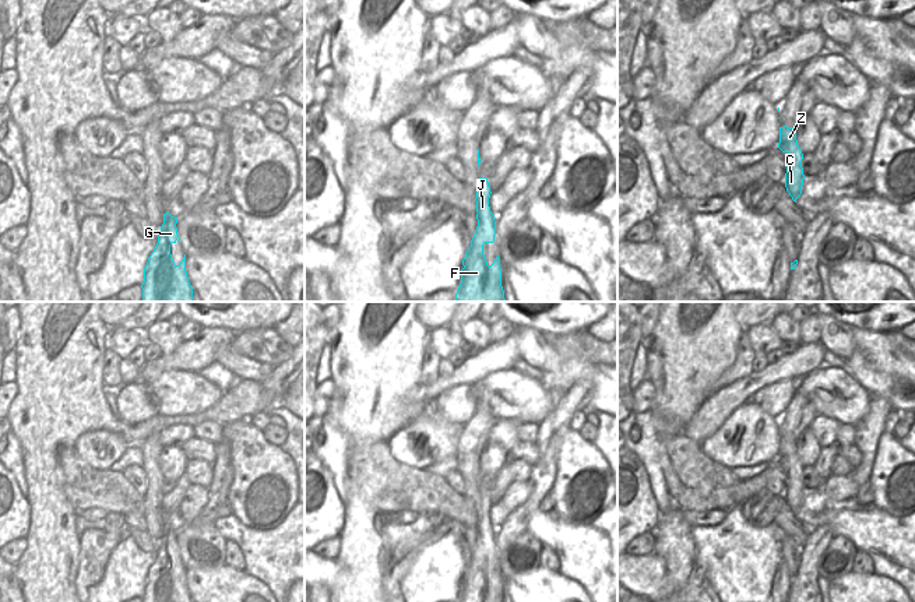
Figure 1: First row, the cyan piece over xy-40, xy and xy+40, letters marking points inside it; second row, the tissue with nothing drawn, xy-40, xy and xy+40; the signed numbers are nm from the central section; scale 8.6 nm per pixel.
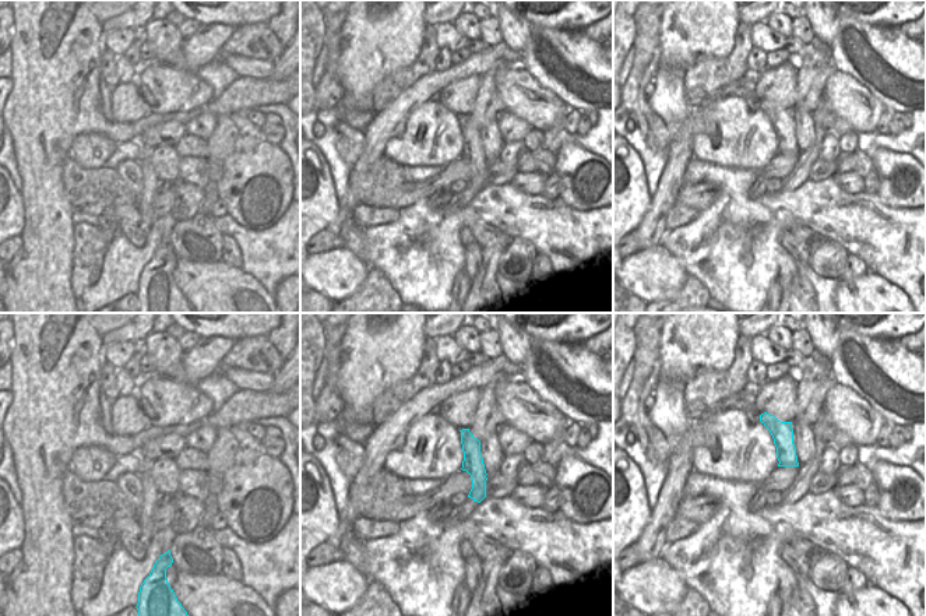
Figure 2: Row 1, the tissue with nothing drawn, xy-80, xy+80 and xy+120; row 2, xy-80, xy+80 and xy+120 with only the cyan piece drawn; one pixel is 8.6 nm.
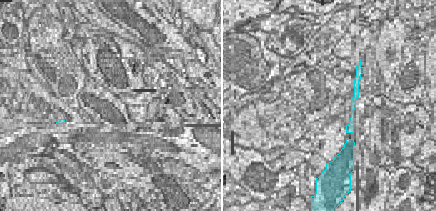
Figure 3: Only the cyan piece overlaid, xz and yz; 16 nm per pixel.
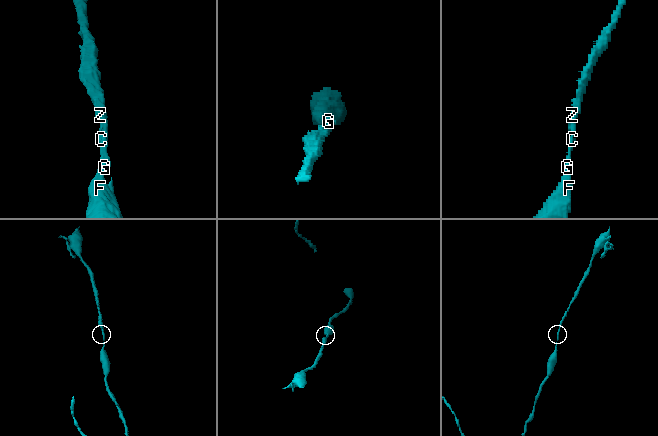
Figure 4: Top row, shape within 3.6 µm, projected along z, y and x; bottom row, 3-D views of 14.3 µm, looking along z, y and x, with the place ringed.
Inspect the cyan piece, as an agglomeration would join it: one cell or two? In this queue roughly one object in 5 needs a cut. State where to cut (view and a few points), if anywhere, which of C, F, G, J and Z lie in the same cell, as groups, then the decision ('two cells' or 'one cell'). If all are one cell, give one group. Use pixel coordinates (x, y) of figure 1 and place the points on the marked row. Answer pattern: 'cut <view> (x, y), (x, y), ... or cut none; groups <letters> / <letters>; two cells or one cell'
cut none; groups C F G J Z; one cell

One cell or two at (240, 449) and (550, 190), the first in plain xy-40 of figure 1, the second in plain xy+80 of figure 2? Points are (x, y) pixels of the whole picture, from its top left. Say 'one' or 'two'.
two

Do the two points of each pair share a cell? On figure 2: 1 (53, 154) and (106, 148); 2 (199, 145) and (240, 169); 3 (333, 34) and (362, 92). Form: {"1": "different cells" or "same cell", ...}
{"1": "different cells", "2": "different cells", "3": "different cells"}

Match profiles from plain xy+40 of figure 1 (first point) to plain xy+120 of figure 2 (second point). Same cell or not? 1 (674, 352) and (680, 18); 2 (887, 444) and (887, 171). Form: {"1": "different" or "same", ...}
{"1": "same", "2": "same"}

